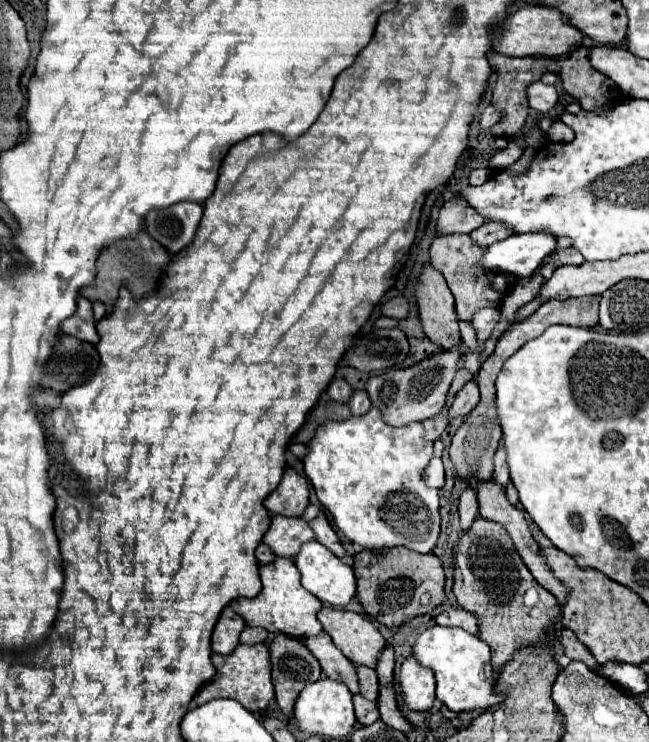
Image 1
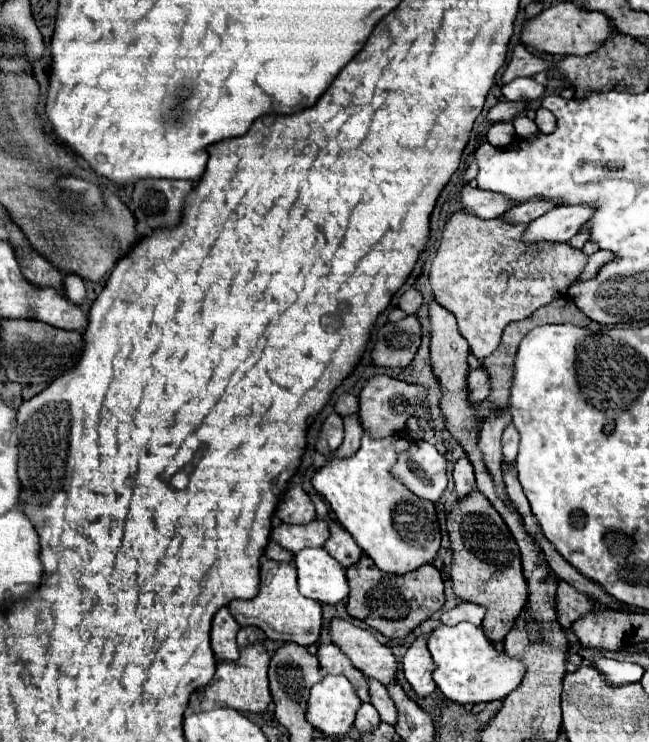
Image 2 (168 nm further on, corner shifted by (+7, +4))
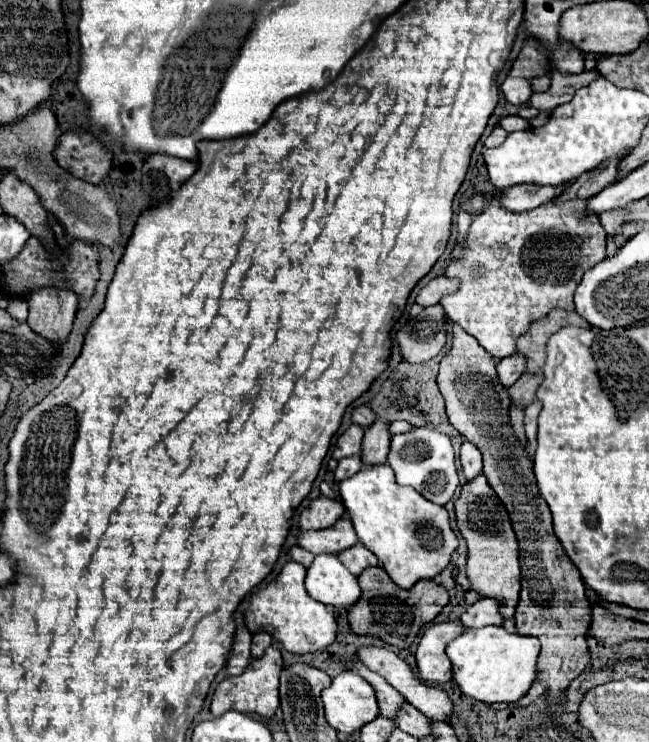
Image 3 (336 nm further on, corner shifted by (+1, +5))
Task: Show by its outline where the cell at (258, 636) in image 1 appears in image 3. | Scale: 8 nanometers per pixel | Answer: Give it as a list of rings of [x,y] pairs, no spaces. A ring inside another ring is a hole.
[[[256,633],[256,635],[252,635],[252,657],[254,659],[262,657],[266,647],[270,647],[270,643],[272,643],[272,637],[268,633]]]

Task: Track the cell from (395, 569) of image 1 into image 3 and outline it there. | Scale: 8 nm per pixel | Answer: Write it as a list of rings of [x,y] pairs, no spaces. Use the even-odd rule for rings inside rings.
[[[382,567],[364,569],[358,581],[362,587],[362,595],[358,603],[352,605],[348,611],[350,629],[356,635],[380,637],[384,643],[390,643],[398,649],[408,649],[416,639],[418,631],[426,623],[434,621],[442,607],[448,603],[448,591],[442,585],[436,585],[434,581],[420,581],[410,591],[404,591],[388,577]]]

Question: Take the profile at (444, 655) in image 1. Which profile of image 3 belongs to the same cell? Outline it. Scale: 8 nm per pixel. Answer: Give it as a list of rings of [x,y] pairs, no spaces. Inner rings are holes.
[[[504,627],[468,629],[456,637],[446,649],[454,665],[454,681],[468,697],[482,703],[516,703],[536,681],[536,663],[540,641],[536,637],[506,631]]]

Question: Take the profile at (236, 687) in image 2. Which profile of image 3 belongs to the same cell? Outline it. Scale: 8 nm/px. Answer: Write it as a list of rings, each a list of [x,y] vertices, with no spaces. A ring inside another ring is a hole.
[[[270,647],[266,649],[264,657],[260,659],[254,659],[250,663],[250,667],[238,675],[238,677],[226,677],[214,697],[212,697],[212,705],[210,705],[210,711],[214,717],[220,717],[224,715],[226,711],[238,711],[238,713],[256,713],[260,717],[272,717],[280,705],[280,699],[278,699],[278,677],[280,677],[280,671],[284,669],[284,663],[282,663],[282,655],[276,647]]]

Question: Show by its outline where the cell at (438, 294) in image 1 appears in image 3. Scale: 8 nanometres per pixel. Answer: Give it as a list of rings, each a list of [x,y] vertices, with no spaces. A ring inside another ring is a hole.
[[[454,325],[452,335],[452,349],[440,361],[438,387],[444,395],[450,423],[462,437],[480,449],[484,457],[484,475],[510,513],[522,567],[522,591],[514,619],[518,633],[534,635],[542,643],[538,657],[538,681],[546,683],[550,703],[556,705],[568,683],[578,677],[590,661],[586,633],[592,619],[592,605],[586,597],[582,575],[554,535],[548,503],[540,495],[534,477],[534,457],[516,439],[510,425],[510,395],[498,381],[494,357],[462,327]]]

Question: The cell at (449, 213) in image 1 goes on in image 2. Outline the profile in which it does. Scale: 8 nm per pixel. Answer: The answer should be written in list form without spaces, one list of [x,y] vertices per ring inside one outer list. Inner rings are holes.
[[[468,184],[460,188],[458,204],[462,212],[474,214],[482,220],[498,218],[500,214],[504,214],[504,210],[512,208],[512,202],[508,202],[506,198],[500,198],[500,194],[488,194],[488,190],[472,188]]]

